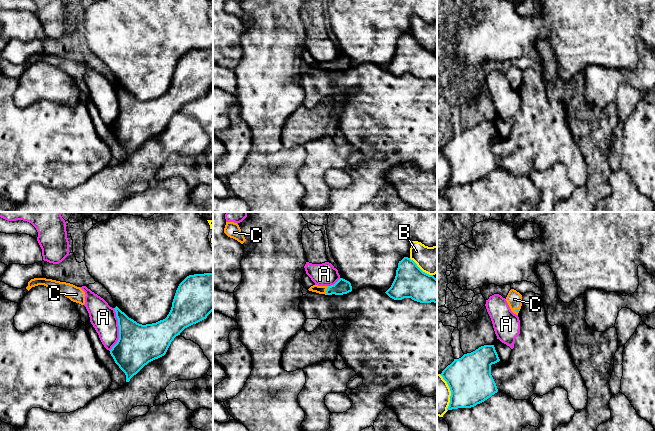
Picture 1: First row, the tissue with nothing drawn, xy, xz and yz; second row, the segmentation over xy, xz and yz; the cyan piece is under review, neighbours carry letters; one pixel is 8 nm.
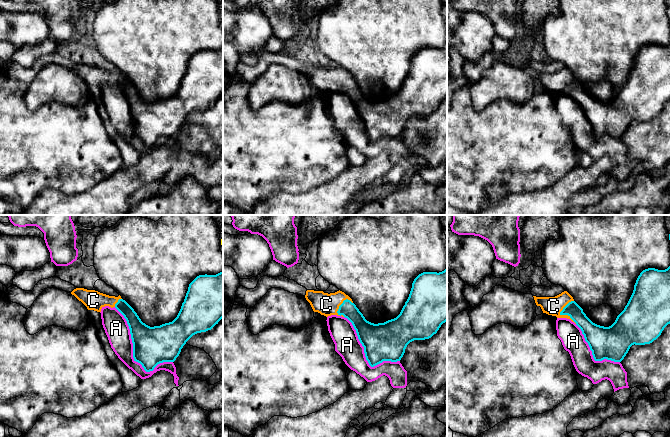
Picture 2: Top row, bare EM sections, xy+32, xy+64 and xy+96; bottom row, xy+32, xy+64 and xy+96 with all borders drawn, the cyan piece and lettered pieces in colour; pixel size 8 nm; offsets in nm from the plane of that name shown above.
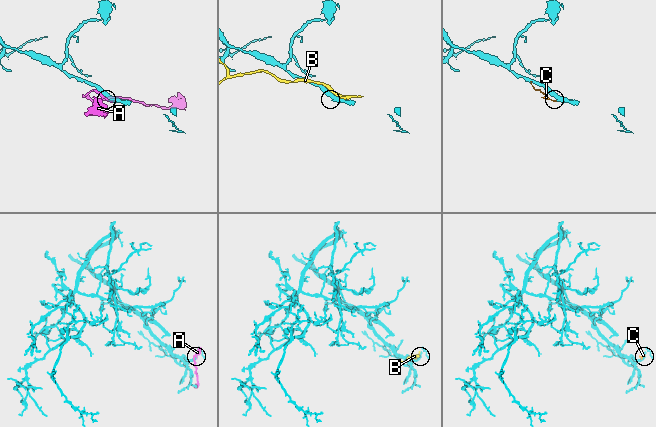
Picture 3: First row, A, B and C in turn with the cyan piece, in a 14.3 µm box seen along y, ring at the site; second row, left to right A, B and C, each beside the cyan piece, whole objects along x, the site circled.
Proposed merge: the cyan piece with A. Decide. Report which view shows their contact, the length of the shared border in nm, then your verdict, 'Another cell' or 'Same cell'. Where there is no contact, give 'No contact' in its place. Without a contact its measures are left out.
Touches cyan in xy. Shared border 340 nm. Another cell

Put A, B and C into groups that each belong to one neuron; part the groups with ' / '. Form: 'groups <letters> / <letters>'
groups A / B / C

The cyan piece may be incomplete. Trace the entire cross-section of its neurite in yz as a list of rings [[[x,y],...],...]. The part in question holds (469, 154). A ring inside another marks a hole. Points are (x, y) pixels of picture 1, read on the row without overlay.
[[[494,121],[481,122],[454,135],[440,150],[451,167],[447,187],[474,183],[497,169],[491,141],[499,137]]]

